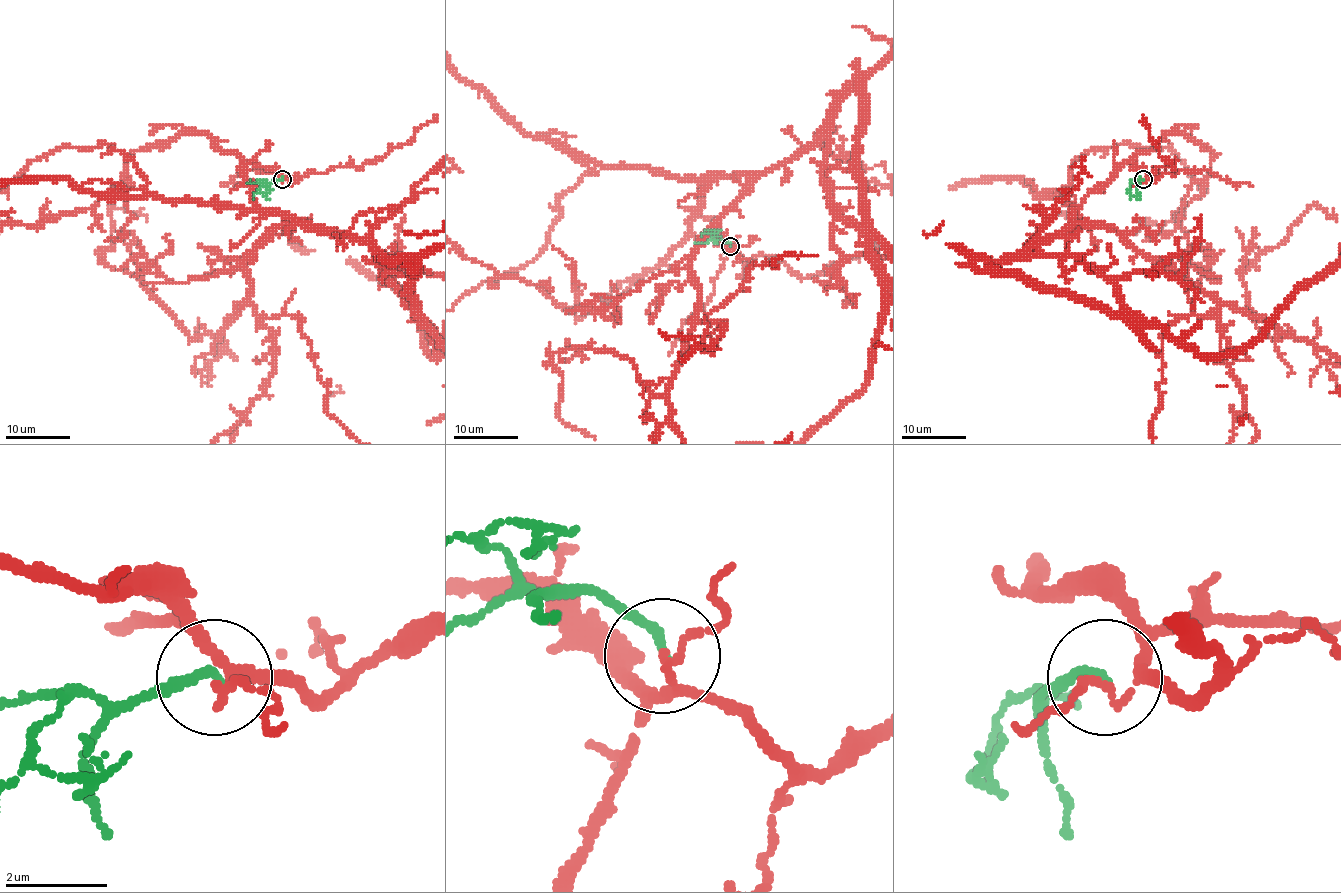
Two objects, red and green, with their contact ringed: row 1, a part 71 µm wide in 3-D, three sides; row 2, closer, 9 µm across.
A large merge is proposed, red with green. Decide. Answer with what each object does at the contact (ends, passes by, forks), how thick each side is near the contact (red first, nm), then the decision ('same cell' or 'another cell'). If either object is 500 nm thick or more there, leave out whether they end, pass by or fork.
red passes by; green ends; calibres 120 and 160 nm; another cell

